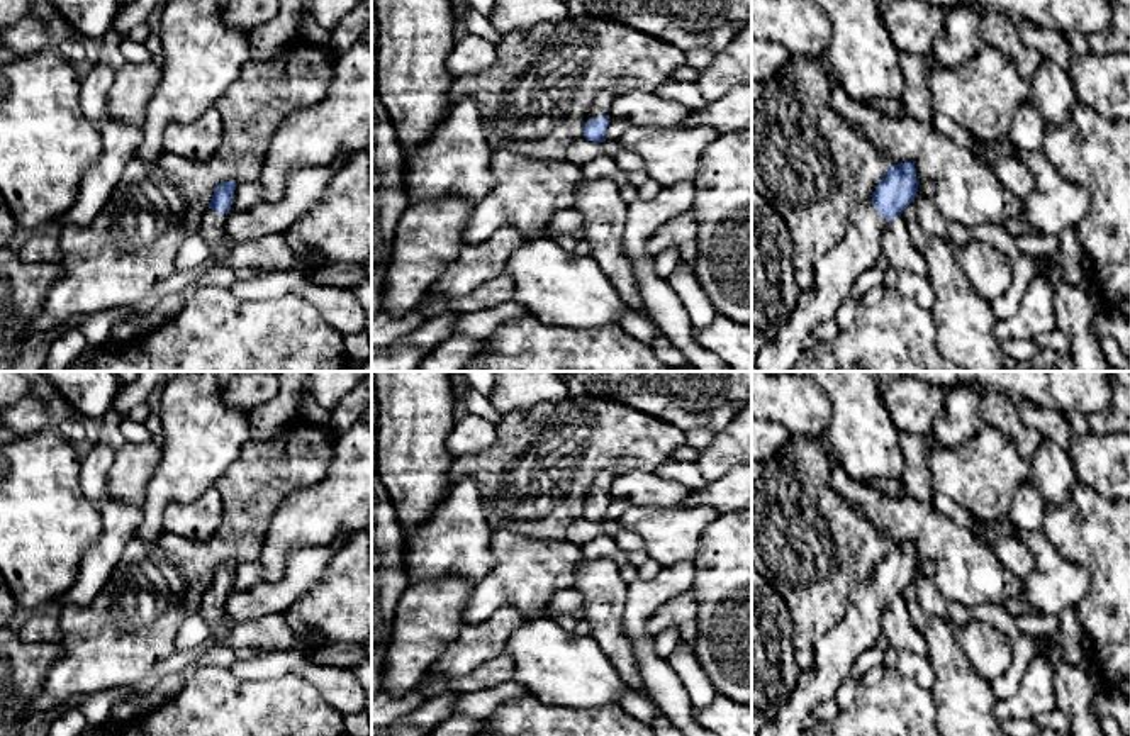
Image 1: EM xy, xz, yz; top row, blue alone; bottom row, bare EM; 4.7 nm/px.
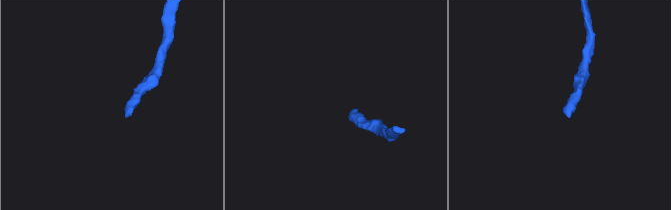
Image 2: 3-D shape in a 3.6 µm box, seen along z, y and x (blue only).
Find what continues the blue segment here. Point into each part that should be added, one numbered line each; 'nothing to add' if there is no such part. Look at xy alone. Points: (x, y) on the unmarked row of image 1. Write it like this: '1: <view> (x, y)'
1: xy (212, 604)

